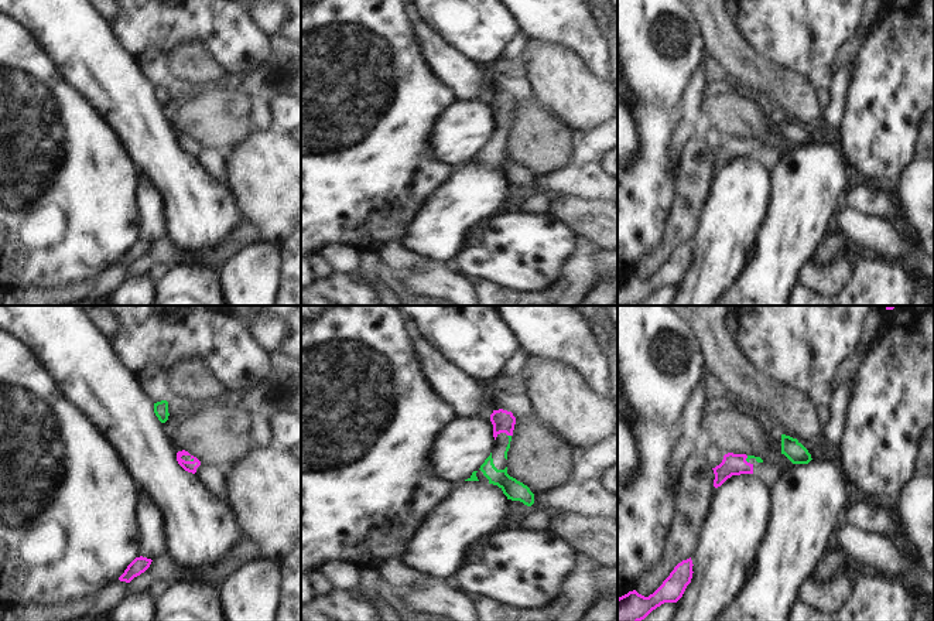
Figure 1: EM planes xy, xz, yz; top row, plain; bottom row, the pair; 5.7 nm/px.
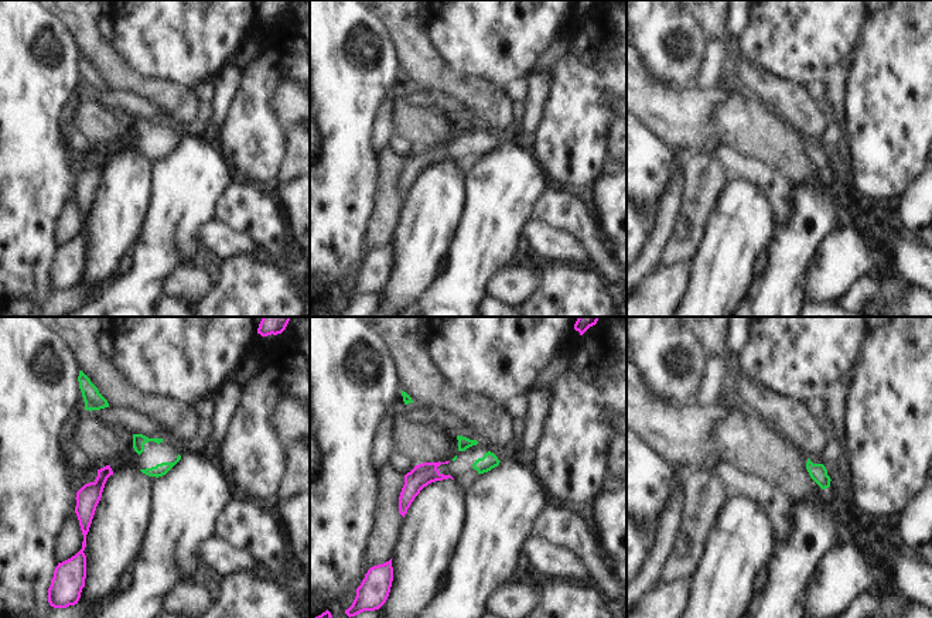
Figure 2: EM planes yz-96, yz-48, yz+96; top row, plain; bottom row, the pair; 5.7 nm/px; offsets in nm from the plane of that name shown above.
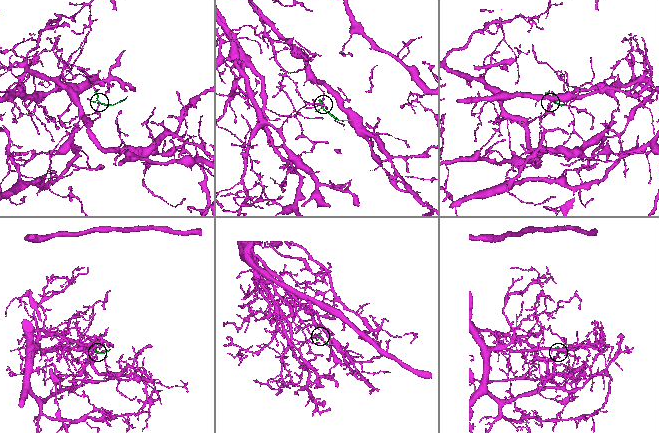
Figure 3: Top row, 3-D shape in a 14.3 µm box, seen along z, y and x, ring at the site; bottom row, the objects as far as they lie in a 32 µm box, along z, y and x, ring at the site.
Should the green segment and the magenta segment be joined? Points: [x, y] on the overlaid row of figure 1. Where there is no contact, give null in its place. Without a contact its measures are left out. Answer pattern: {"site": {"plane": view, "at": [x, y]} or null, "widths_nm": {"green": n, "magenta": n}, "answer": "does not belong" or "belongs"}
{"site": {"plane": "yz", "at": [746, 460]}, "widths_nm": {"green": 30, "magenta": 130}, "answer": "belongs"}

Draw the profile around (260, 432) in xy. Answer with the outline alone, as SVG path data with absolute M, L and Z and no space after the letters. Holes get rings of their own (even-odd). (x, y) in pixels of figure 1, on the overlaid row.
M253 419L250 426L250 437L254 446L261 448L273 444L273 431L270 429L270 423L266 419Z

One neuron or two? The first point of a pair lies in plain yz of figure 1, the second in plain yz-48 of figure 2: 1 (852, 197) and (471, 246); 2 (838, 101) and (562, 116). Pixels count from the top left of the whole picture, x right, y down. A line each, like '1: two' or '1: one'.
1: two
2: two

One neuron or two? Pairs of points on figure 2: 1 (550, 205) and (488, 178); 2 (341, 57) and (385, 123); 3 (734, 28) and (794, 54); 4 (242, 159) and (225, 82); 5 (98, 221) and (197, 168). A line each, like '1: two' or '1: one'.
1: two
2: two
3: two
4: two
5: two

